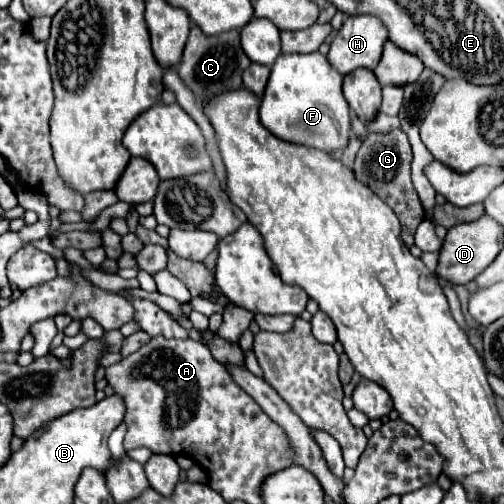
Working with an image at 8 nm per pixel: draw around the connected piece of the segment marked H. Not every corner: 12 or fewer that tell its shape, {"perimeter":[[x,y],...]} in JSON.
{"perimeter":[[348,16],[330,44],[330,66],[348,76],[380,62],[386,26]]}

